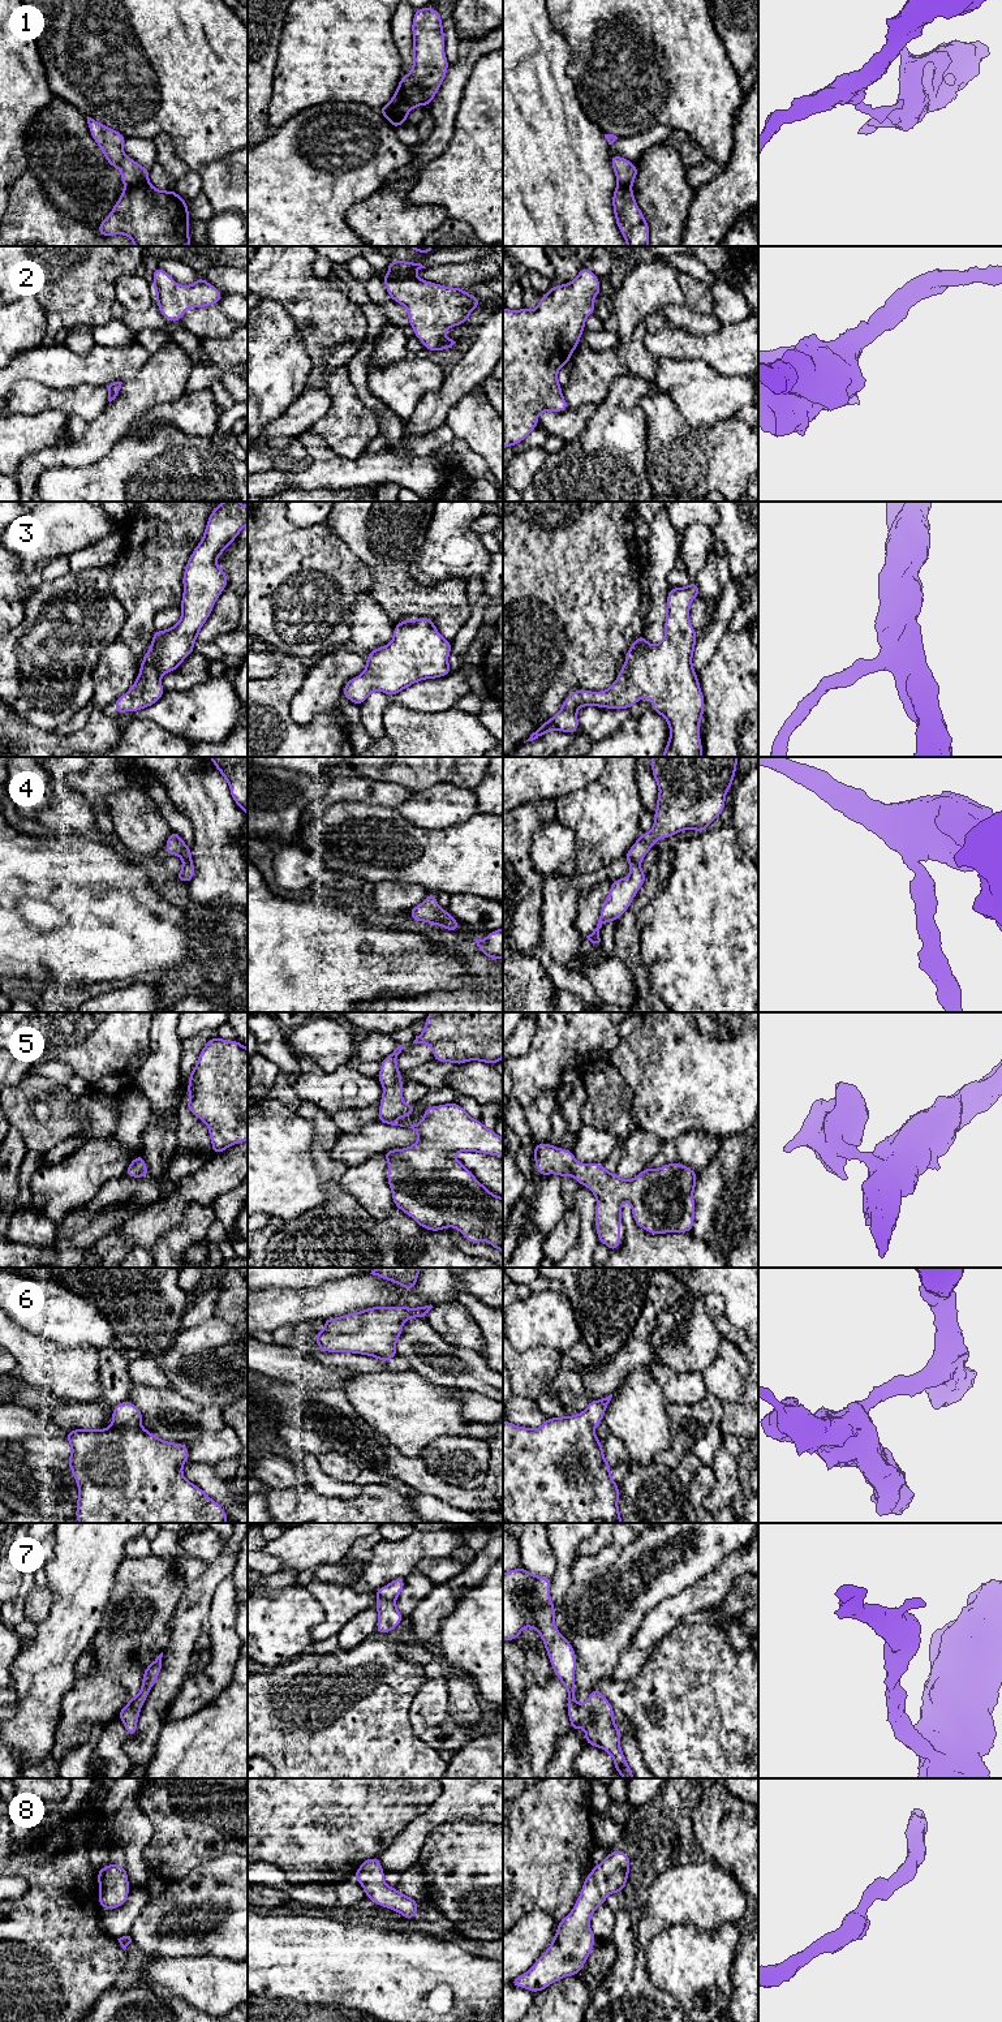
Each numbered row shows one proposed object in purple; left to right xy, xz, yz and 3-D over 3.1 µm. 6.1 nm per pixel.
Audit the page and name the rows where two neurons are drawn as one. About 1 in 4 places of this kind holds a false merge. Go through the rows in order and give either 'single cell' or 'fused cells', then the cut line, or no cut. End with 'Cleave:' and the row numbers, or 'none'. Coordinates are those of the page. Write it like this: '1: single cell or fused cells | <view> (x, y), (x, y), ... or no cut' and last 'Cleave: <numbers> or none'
1: fused cells | xz (382, 112), (404, 123)
2: single cell | no cut
3: single cell | no cut
4: single cell | no cut
5: single cell | no cut
6: single cell | no cut
7: single cell | no cut
8: single cell | no cut
Cleave: 1

